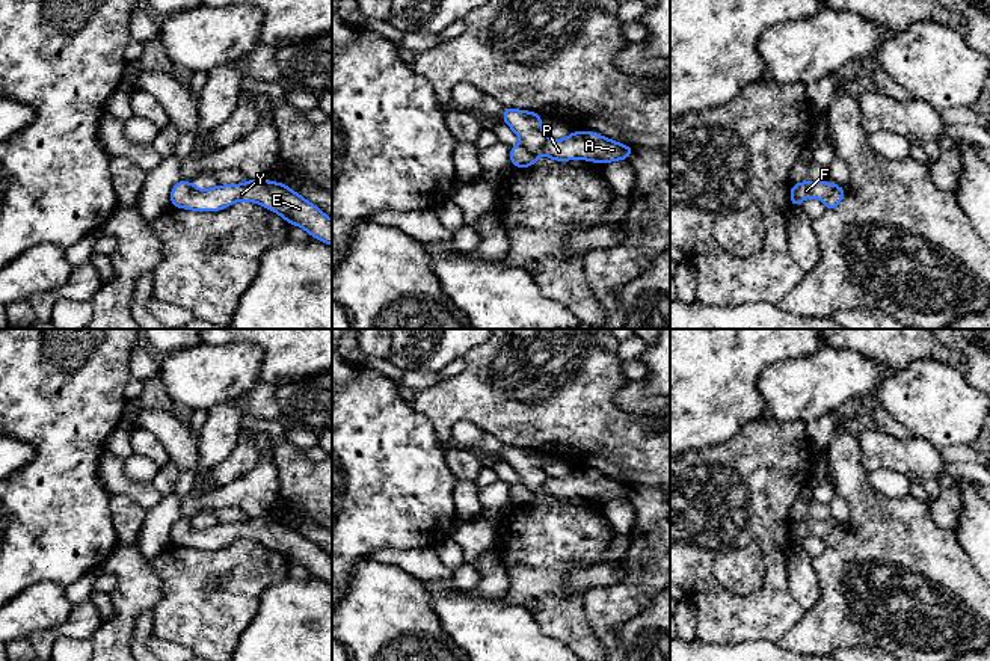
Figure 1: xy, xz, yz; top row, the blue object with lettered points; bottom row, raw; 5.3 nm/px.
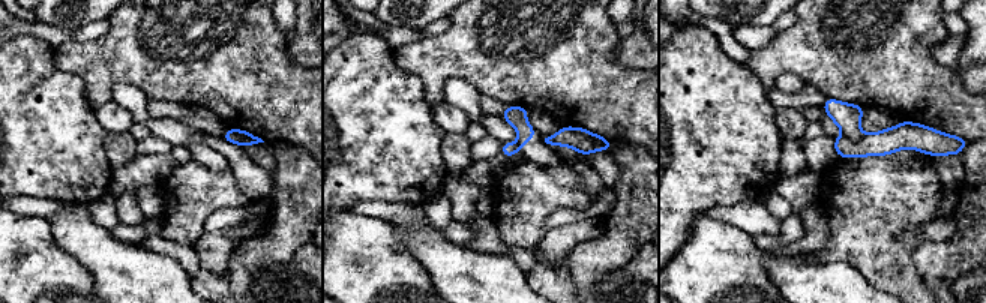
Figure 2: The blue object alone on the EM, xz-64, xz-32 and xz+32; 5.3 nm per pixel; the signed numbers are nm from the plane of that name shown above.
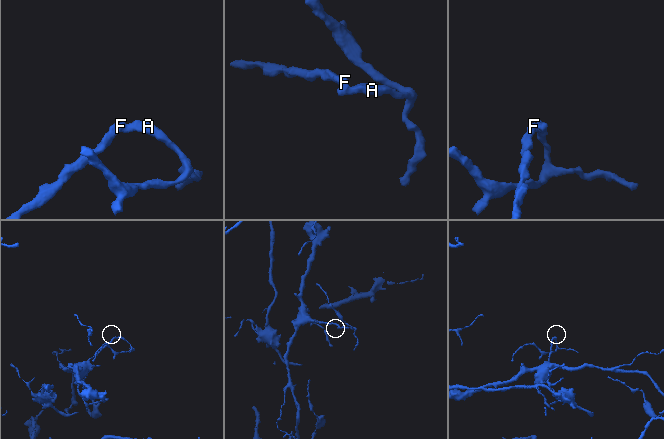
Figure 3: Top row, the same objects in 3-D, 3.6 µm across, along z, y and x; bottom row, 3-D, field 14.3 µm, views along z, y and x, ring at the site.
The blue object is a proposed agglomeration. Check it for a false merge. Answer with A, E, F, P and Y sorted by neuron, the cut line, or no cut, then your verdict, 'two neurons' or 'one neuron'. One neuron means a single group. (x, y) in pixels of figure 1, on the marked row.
A E P Y / F; cut in yz along (836, 186), (823, 199); two neurons

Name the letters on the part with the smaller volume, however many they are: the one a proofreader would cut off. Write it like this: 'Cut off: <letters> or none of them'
Cut off: A, E, P, Y

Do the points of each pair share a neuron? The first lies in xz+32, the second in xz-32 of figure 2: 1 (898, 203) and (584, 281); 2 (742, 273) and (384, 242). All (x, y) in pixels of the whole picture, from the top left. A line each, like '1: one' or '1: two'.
1: two
2: one

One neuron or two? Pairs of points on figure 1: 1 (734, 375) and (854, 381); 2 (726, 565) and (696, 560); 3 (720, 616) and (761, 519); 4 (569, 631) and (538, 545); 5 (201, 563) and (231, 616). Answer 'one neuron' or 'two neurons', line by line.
1: one neuron
2: two neurons
3: one neuron
4: one neuron
5: one neuron

